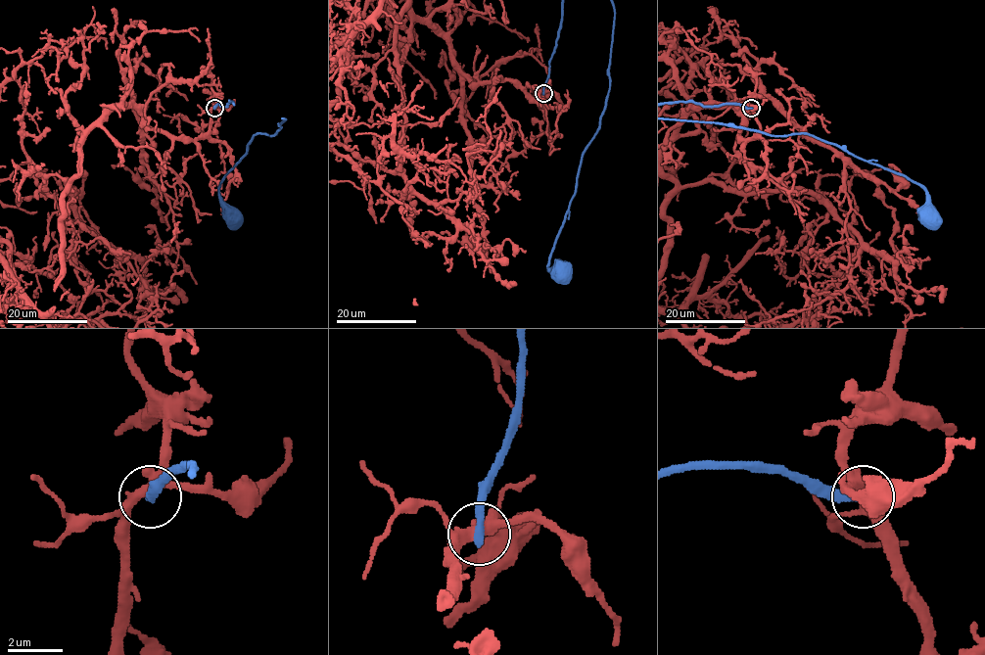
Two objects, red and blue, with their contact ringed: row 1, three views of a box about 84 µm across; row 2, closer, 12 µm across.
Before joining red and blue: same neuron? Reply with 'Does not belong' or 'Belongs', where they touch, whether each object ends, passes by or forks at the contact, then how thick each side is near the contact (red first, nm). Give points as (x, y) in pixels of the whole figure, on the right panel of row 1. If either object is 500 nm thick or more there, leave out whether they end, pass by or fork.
Does not belong. Place: (751, 108). At the ring red forks. At the ring blue ends. Thickness 360 nm (red) against 360 nm

